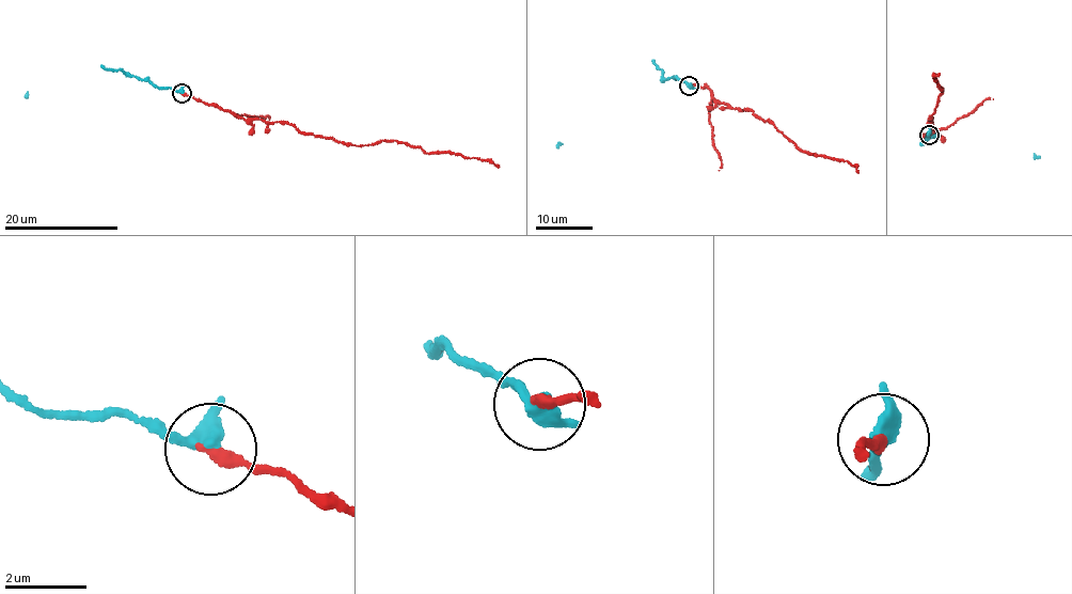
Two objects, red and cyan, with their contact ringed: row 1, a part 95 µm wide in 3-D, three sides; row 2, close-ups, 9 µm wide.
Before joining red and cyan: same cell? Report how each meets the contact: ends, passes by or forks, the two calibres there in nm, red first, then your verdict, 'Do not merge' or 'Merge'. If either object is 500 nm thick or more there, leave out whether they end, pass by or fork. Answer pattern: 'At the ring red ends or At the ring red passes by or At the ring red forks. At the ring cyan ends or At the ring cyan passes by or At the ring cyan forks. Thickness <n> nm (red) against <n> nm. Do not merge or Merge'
At the ring red ends. At the ring cyan passes by. Thickness 280 nm (red) against 280 nm. Merge

